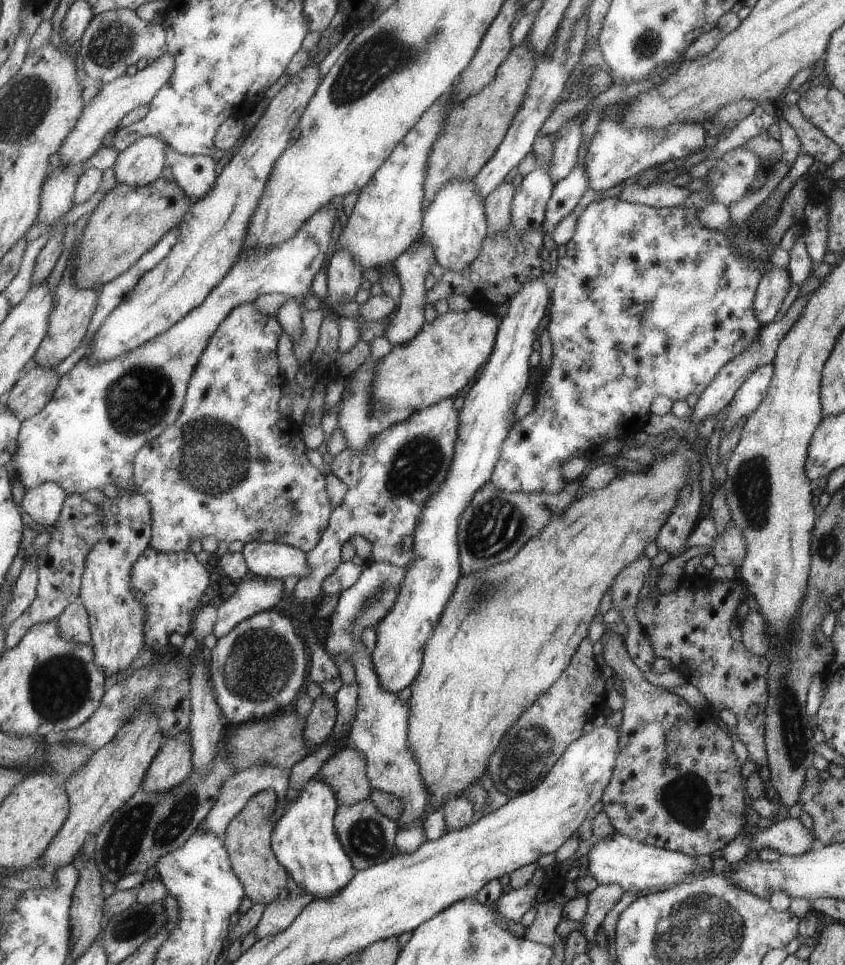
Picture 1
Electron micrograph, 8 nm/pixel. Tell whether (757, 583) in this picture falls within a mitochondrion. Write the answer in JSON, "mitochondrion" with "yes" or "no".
{"mitochondrion":"no"}

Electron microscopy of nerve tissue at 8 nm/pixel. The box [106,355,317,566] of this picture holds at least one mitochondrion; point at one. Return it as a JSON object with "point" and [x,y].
{"point":[216,461]}

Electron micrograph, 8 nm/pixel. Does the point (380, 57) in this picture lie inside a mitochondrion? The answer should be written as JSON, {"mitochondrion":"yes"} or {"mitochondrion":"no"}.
{"mitochondrion":"yes"}

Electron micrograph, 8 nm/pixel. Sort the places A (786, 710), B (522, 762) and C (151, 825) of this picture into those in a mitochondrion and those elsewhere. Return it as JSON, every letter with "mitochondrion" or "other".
{"A":"mitochondrion","B":"mitochondrion","C":"mitochondrion"}

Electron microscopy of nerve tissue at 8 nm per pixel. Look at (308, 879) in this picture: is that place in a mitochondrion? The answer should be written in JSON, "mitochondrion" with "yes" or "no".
{"mitochondrion":"no"}

